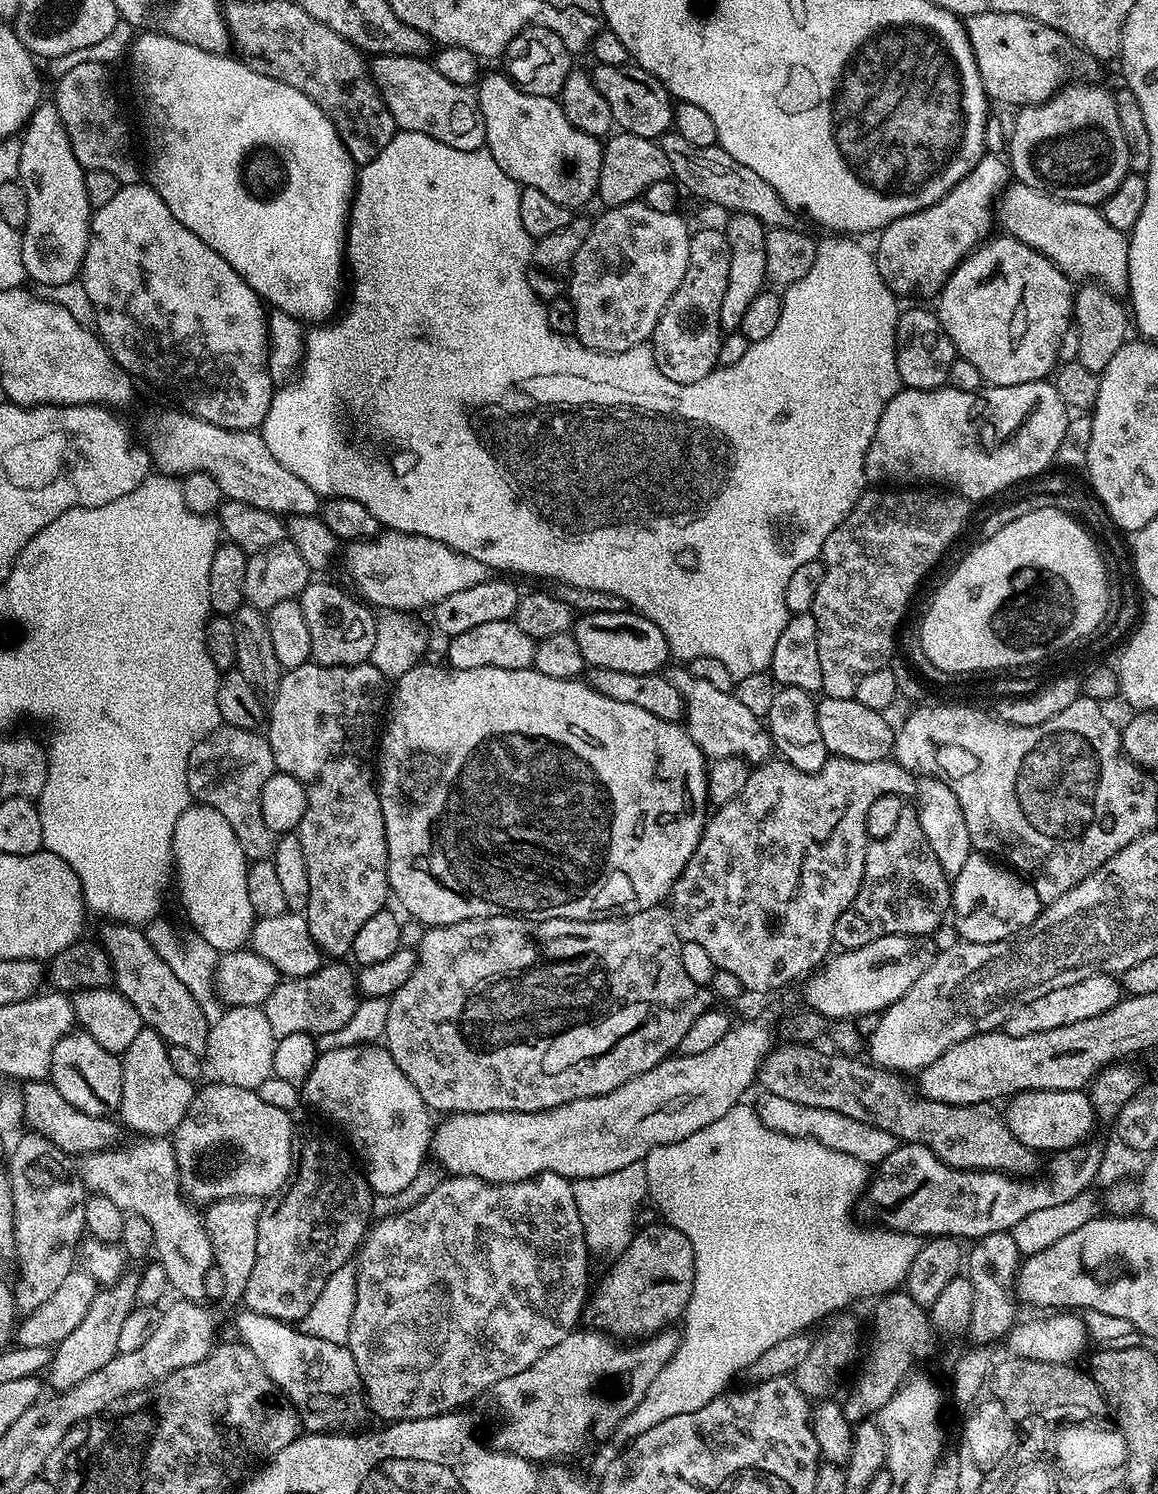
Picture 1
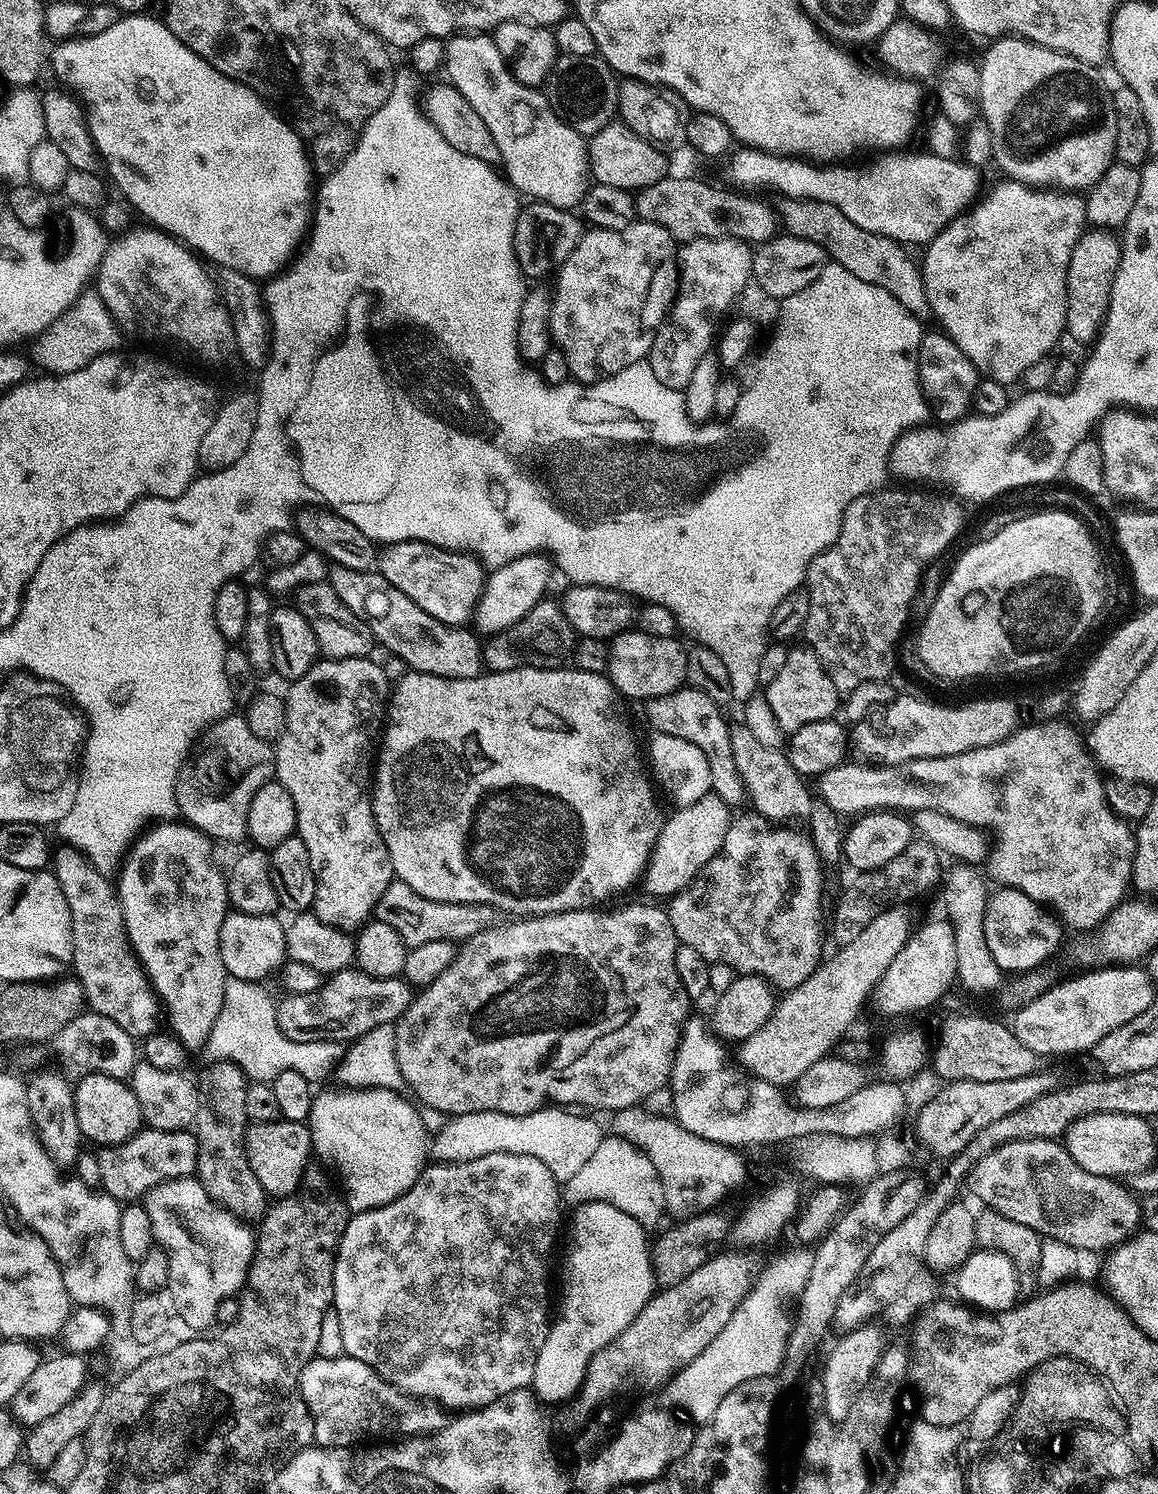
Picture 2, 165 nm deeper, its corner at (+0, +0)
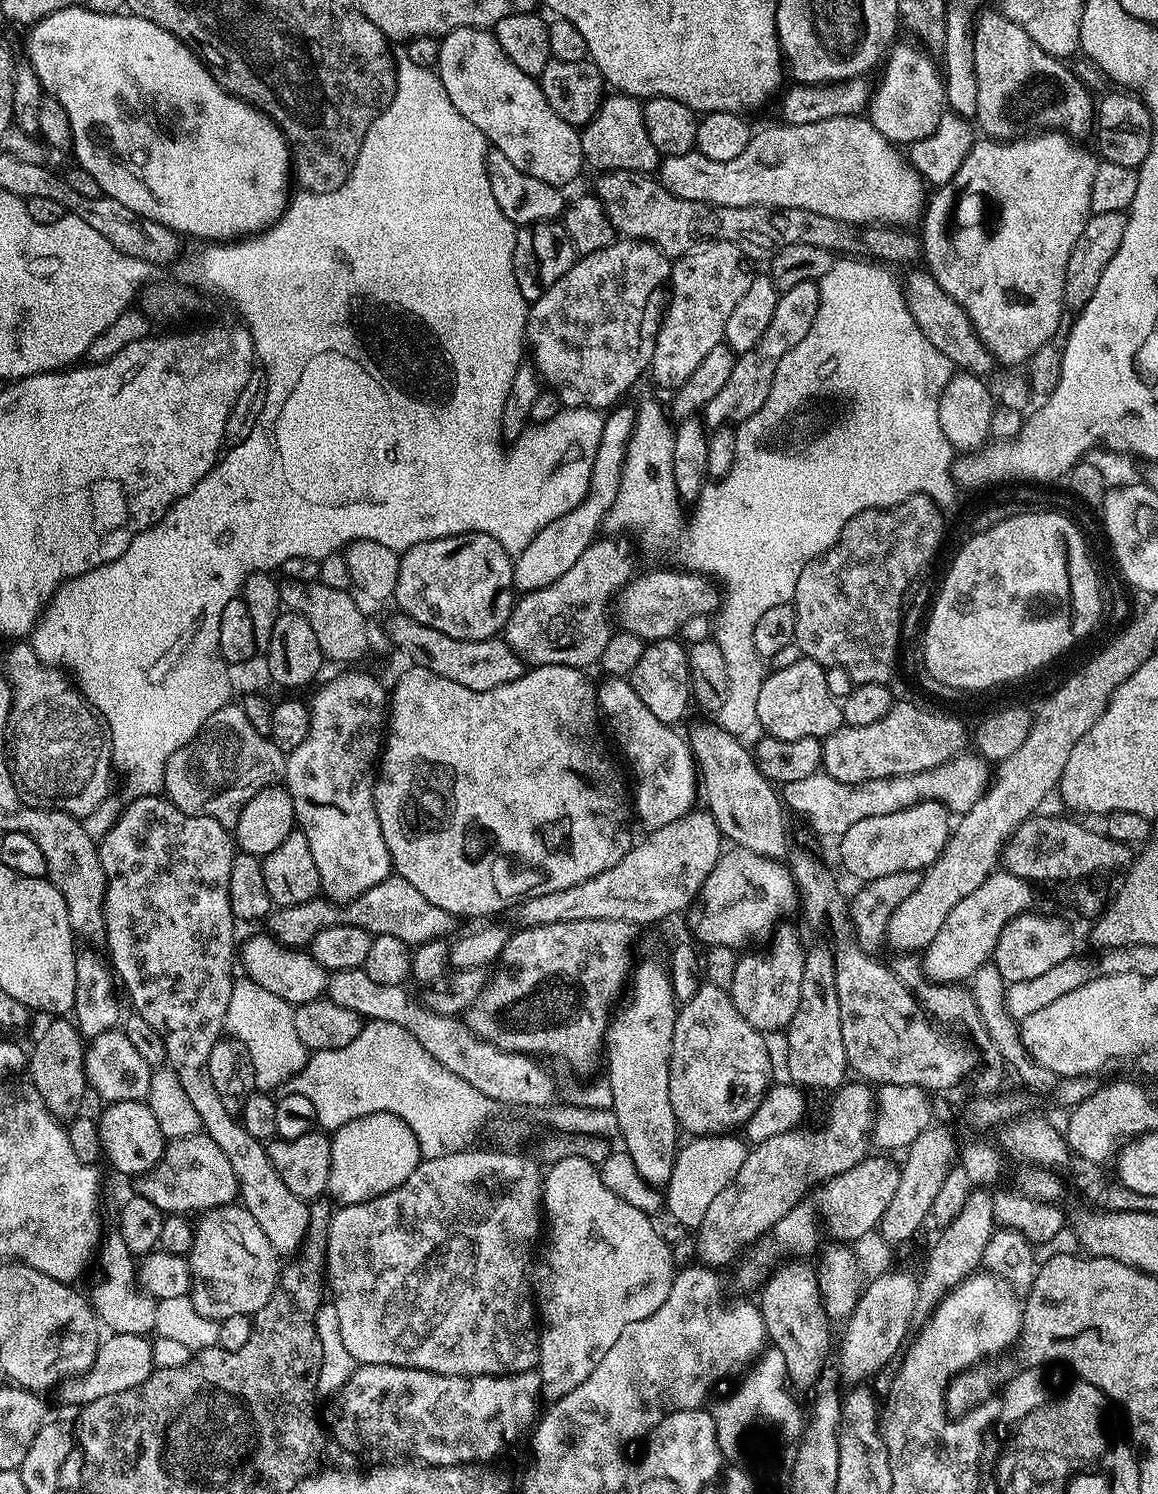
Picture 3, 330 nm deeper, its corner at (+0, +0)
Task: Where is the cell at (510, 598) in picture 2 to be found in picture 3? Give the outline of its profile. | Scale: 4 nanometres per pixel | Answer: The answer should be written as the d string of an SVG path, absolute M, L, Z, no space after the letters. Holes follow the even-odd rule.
M616 406L604 416L604 425L602 426L602 438L598 442L598 454L594 458L594 466L592 467L592 477L590 478L590 486L586 498L578 506L574 506L574 510L570 510L566 514L562 514L562 518L558 518L554 522L550 522L538 535L526 546L526 550L522 550L514 560L512 569L514 570L514 578L516 579L515 587L521 593L533 592L542 586L550 586L554 582L558 582L558 578L562 578L562 574L566 574L566 570L570 570L570 566L574 566L574 562L578 562L578 558L582 558L582 554L597 539L598 533L601 531L604 519L608 517L610 506L614 502L614 498L618 498L618 486L622 478L622 466L624 459L628 453L628 443L632 437L632 431L636 425L636 408L620 408L624 406Z

